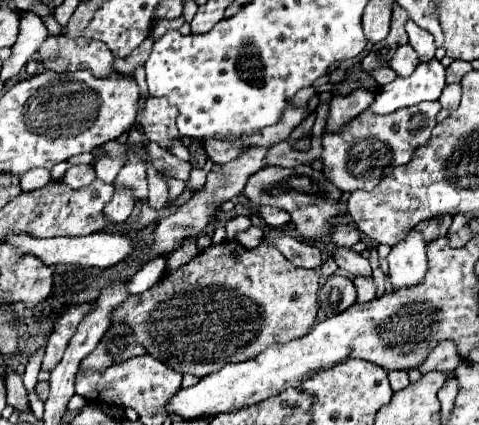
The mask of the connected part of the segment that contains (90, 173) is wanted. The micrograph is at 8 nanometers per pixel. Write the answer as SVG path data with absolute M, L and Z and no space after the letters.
M86 164L86 166L72 166L72 168L68 168L68 172L66 172L62 182L68 184L70 188L84 188L94 178L96 178L96 172L94 172L92 164L90 166Z

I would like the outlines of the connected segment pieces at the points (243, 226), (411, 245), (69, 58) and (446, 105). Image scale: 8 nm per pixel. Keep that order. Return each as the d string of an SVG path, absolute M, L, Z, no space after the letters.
M238 216L238 218L230 220L230 222L226 224L226 230L228 230L228 236L226 236L226 238L236 238L236 234L238 234L238 232L248 230L250 226L252 226L252 222L250 222L250 218L248 218L248 216Z
M410 230L404 240L400 240L390 256L390 280L394 288L414 286L418 284L426 274L426 242L420 232Z
M48 34L36 52L36 60L44 66L44 70L54 72L76 72L80 68L88 68L98 78L114 72L114 56L106 44L98 40Z
M448 84L442 90L442 96L438 98L438 102L442 104L442 110L438 114L438 122L442 122L444 118L448 118L460 104L460 96L462 96L462 86L460 84Z

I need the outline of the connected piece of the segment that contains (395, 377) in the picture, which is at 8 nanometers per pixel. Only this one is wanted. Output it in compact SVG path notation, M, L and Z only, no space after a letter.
M406 370L388 372L388 378L390 378L390 384L392 384L392 390L394 390L394 392L398 392L398 390L402 390L402 388L406 388L406 386L410 384Z

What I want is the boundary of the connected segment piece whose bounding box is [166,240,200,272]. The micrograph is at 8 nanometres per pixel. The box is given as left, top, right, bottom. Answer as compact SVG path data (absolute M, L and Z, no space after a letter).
M186 240L182 246L178 246L174 252L170 252L170 256L166 258L166 270L168 272L174 272L178 270L182 264L188 264L196 254L198 254L198 246L194 240Z

